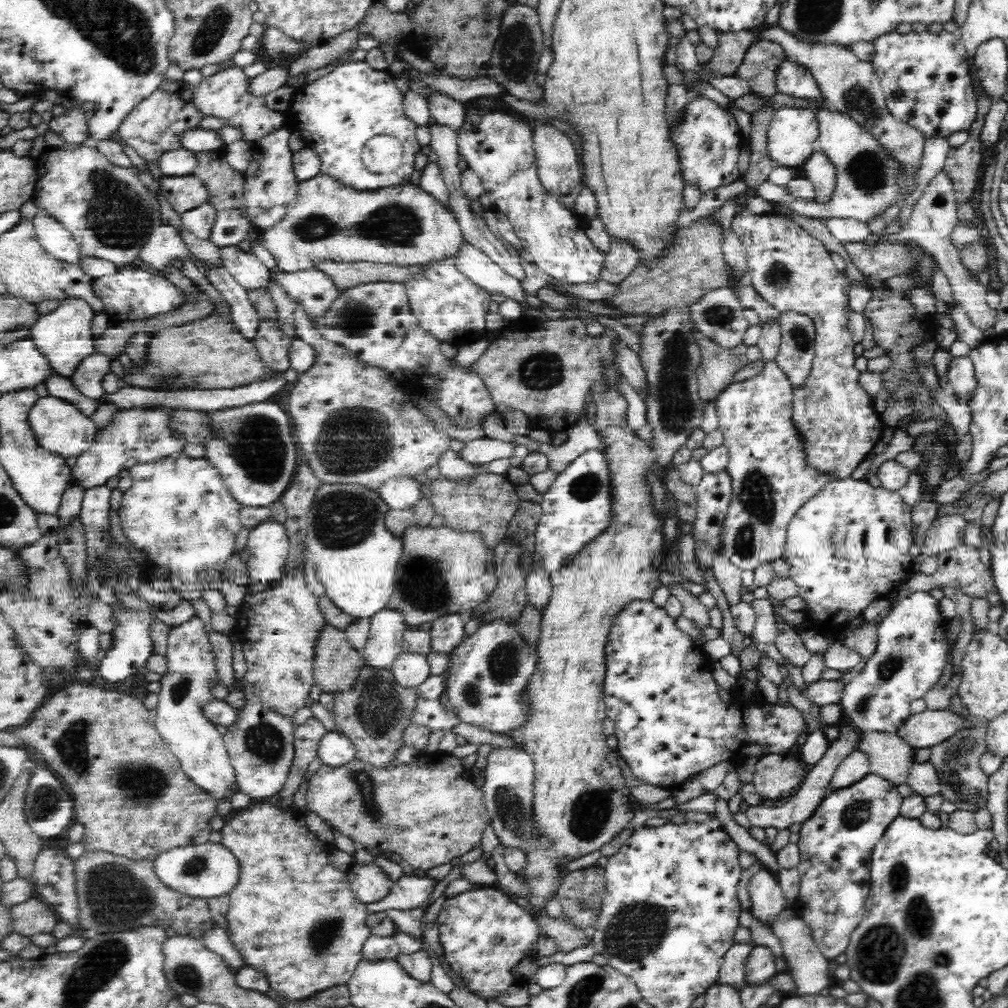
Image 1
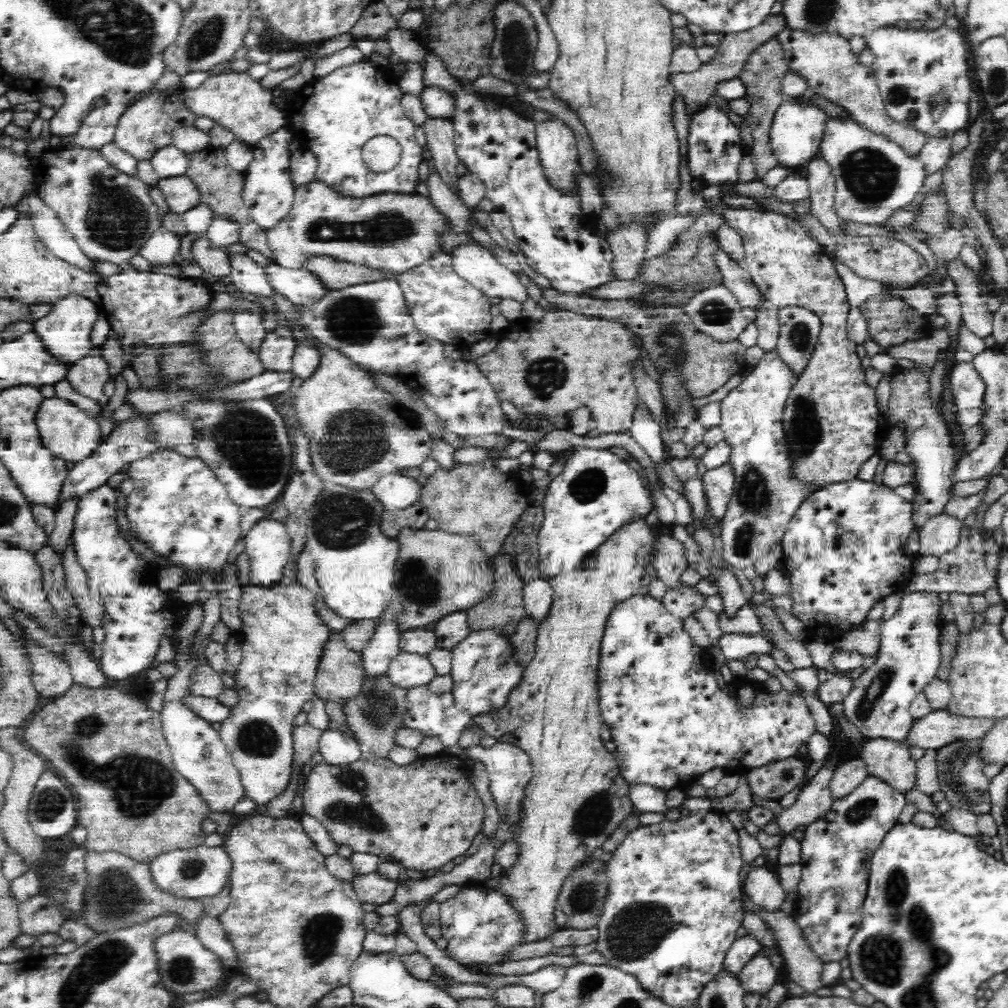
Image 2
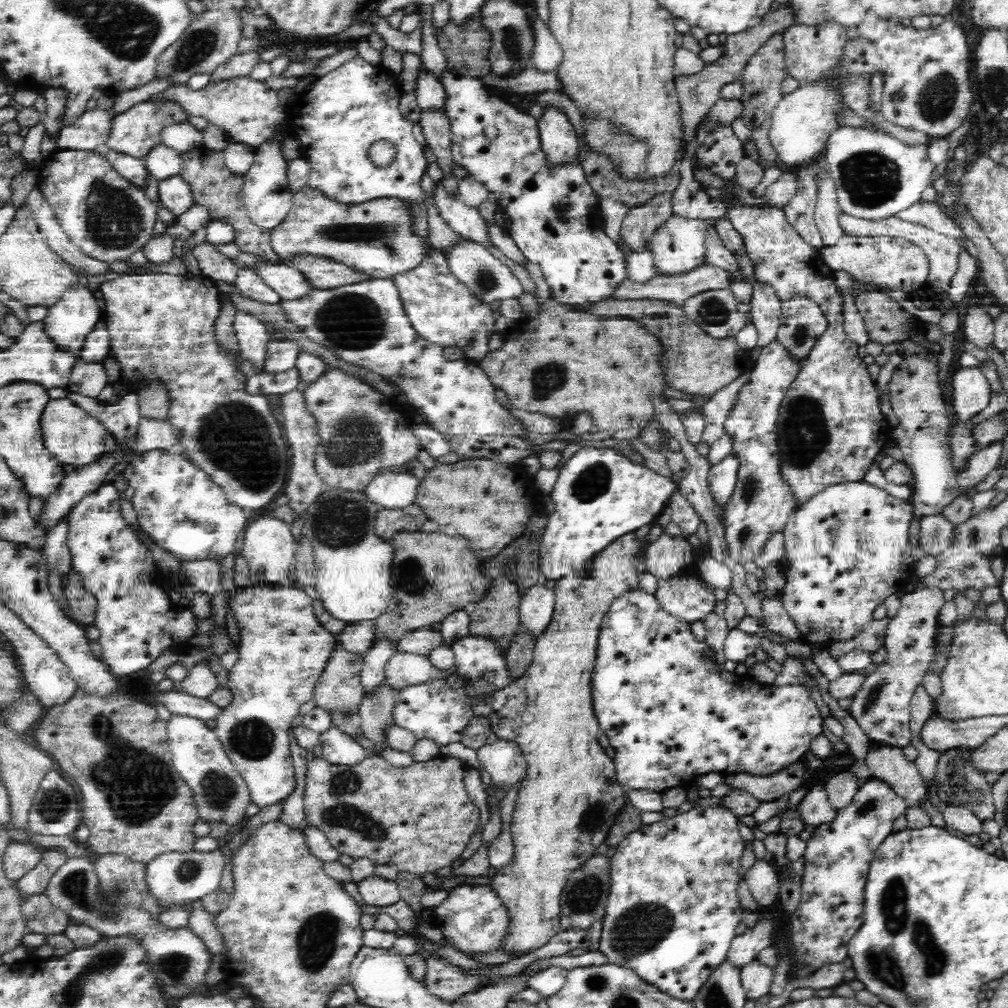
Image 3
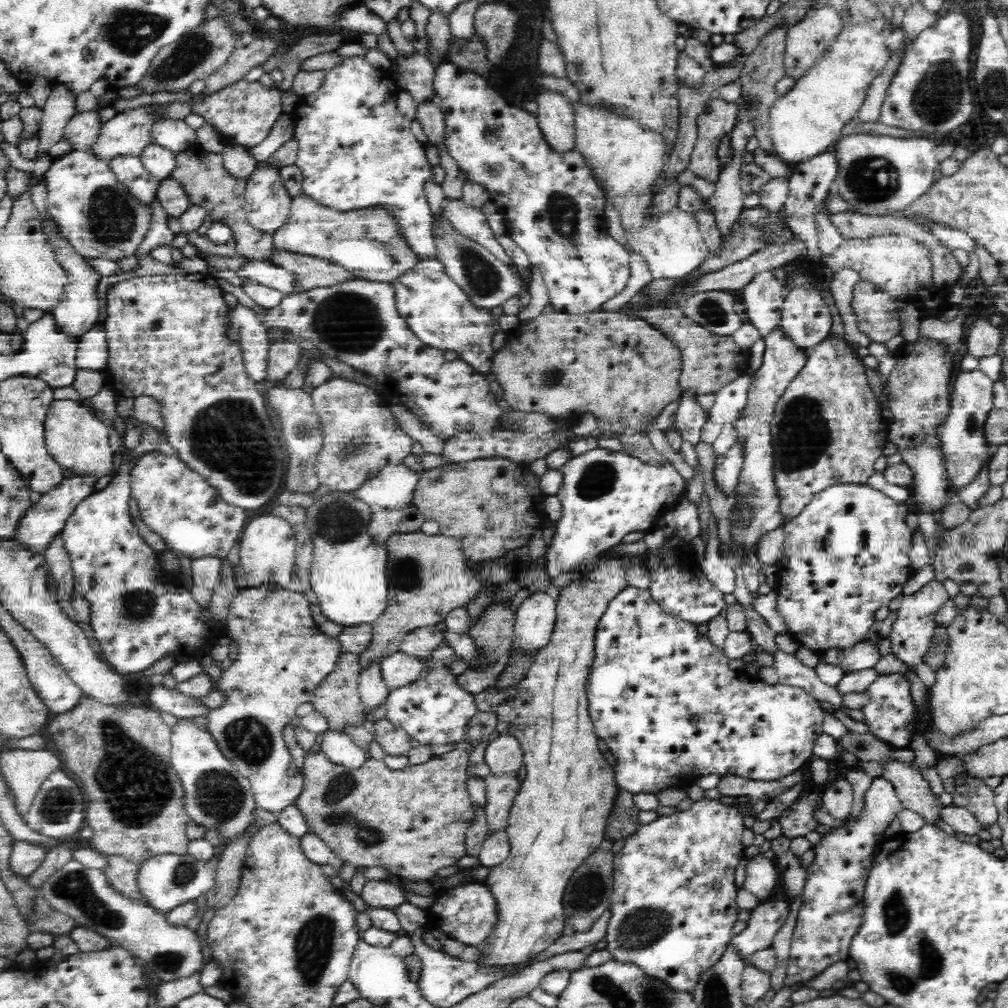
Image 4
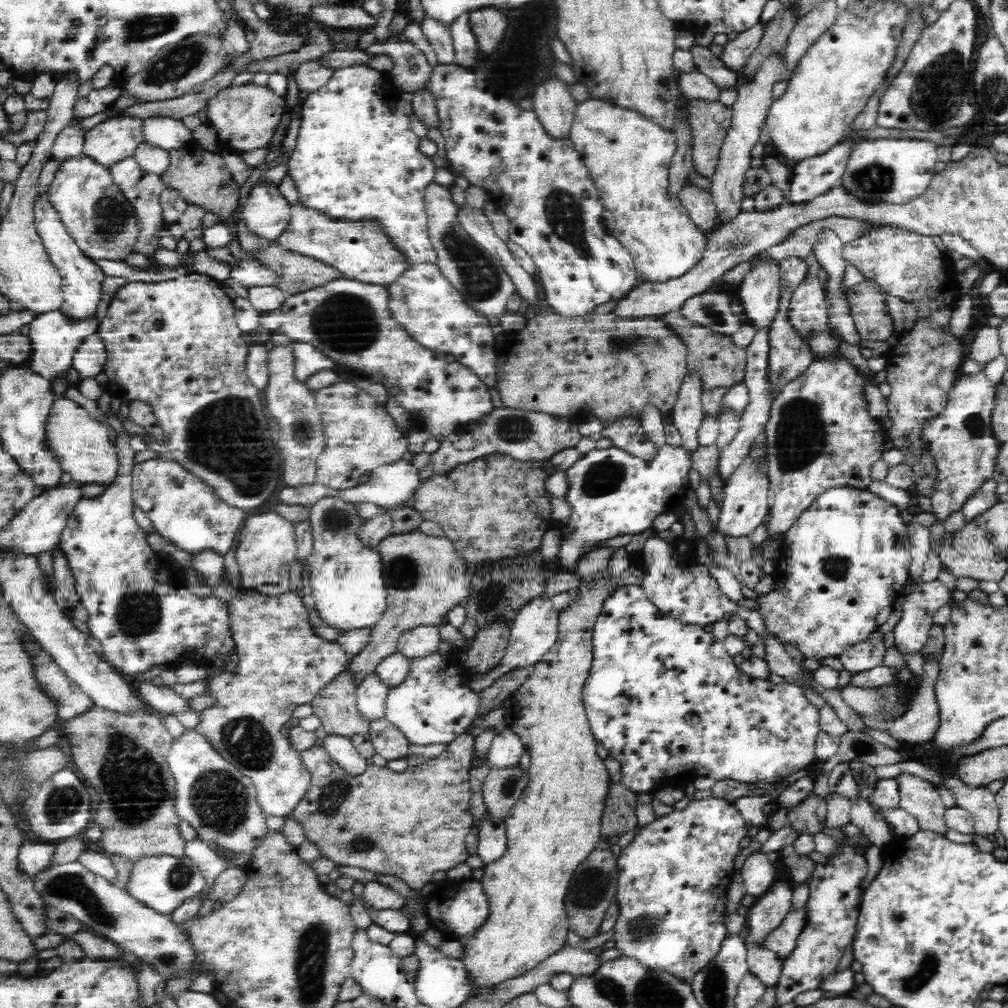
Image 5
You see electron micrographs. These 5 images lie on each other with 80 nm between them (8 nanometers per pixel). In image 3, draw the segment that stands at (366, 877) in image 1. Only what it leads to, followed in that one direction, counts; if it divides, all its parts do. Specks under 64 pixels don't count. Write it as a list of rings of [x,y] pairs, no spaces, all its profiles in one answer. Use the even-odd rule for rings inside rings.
[[[373,874],[355,884],[366,905],[391,906],[401,900],[396,881],[386,880]]]

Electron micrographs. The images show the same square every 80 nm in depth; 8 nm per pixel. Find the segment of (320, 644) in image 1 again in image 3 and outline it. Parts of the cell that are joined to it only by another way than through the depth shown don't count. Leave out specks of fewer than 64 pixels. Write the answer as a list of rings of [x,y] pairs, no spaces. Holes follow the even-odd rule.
[[[337,639],[333,653],[316,681],[315,704],[330,712],[356,713],[365,691],[361,684],[362,655],[346,650]]]

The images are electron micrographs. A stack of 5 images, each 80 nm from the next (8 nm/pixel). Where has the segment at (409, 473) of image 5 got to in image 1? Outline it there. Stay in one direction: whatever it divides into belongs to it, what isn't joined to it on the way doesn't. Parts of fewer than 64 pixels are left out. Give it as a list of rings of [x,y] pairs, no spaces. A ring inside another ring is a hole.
[[[393,477],[379,488],[382,500],[394,510],[406,510],[416,506],[423,497],[421,485],[413,478]]]

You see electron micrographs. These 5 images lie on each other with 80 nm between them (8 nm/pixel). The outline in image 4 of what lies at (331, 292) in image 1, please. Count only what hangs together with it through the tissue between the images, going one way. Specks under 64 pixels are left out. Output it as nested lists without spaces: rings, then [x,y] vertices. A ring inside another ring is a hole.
[[[248,261],[237,271],[237,275],[242,278],[251,278],[262,286],[274,288],[282,296],[291,295],[295,292],[295,277],[293,273],[284,268],[279,268],[268,261]]]

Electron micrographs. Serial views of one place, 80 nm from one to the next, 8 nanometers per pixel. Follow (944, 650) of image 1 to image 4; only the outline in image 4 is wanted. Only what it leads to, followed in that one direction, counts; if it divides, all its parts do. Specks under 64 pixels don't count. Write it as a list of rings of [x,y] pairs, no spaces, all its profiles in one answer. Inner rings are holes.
[[[930,581],[920,590],[914,591],[912,594],[903,595],[900,602],[900,608],[896,613],[896,620],[892,622],[892,628],[889,634],[891,653],[896,656],[900,662],[908,667],[908,671],[912,671],[917,675],[917,664],[924,663],[923,658],[930,648],[930,640],[934,634],[934,628],[937,627],[936,613],[944,606],[949,599],[947,590],[942,583]],[[899,672],[877,674],[864,692],[867,692],[871,699],[862,708],[858,708],[858,711],[862,713],[862,722],[868,727],[868,733],[891,747],[907,748],[911,738],[910,726],[907,726],[907,722],[914,717],[909,678]]]

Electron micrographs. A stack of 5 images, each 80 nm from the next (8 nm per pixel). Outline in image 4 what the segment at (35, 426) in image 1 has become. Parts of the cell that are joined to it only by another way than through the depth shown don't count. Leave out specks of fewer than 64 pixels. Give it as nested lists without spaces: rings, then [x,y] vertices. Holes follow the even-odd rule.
[[[71,399],[52,401],[45,417],[45,448],[67,474],[100,479],[116,472],[109,436],[107,424],[95,418],[79,402]]]

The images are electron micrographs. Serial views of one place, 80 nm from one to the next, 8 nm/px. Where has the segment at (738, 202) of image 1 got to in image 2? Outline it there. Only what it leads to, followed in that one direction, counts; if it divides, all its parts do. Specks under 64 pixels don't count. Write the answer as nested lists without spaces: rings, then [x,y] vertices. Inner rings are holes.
[[[772,37],[766,40],[764,44],[760,44],[758,48],[754,48],[746,60],[744,68],[740,72],[739,78],[746,85],[746,96],[749,102],[750,110],[745,114],[747,125],[750,127],[752,135],[752,146],[750,156],[754,163],[754,179],[762,181],[762,177],[775,166],[779,166],[776,155],[770,148],[769,132],[773,121],[775,110],[784,100],[781,81],[789,70],[784,49],[782,45]]]

